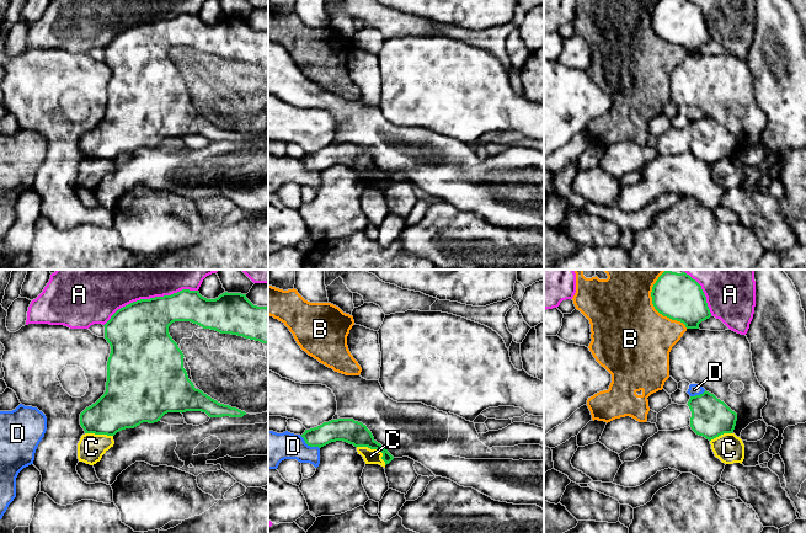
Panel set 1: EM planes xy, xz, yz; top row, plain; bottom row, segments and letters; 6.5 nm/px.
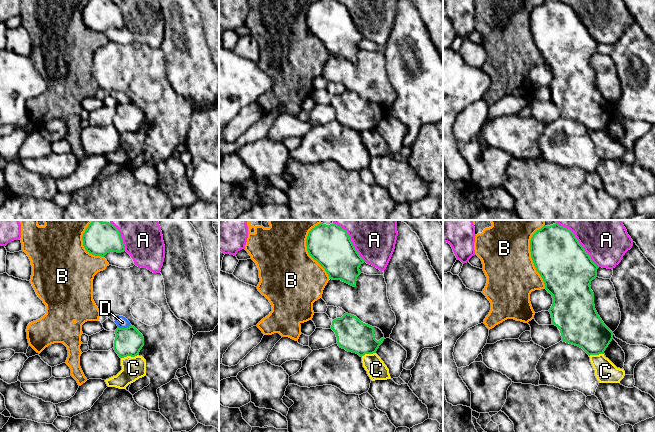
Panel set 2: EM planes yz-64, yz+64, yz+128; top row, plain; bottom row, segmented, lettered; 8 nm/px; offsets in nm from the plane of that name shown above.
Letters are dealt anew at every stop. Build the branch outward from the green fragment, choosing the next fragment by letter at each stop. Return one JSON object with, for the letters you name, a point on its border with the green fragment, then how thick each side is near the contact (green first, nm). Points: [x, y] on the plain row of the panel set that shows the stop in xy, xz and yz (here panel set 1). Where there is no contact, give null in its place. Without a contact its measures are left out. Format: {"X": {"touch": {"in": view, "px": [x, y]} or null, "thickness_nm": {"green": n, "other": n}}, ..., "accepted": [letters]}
{"accepted": []}

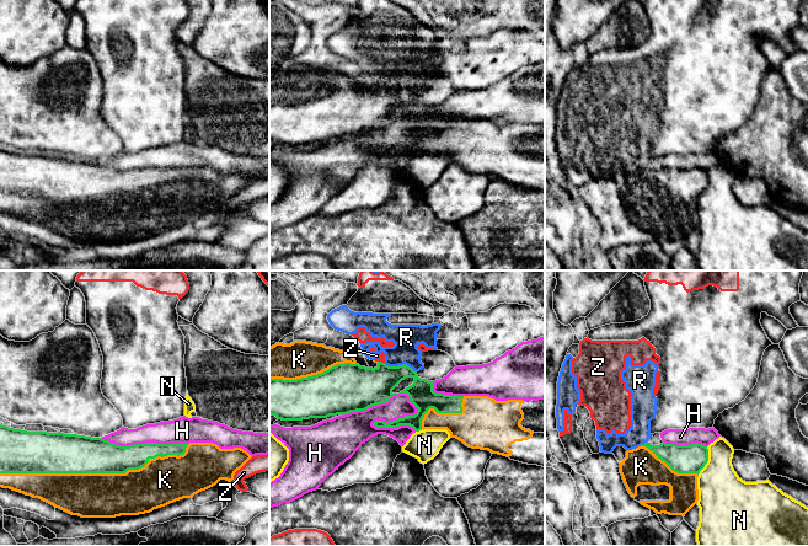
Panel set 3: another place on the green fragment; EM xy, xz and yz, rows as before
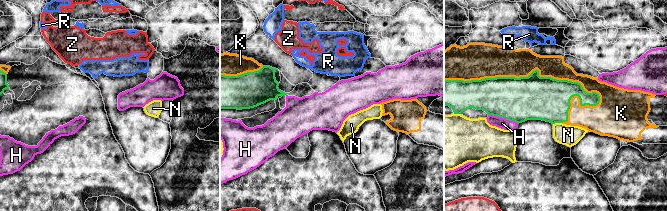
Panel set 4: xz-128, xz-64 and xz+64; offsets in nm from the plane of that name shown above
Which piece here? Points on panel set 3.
{"K": {"touch": {"in": "xy", "px": [96, 197]}, "thickness_nm": {"green": 260, "other": 280}}, "accepted": ["K"]}

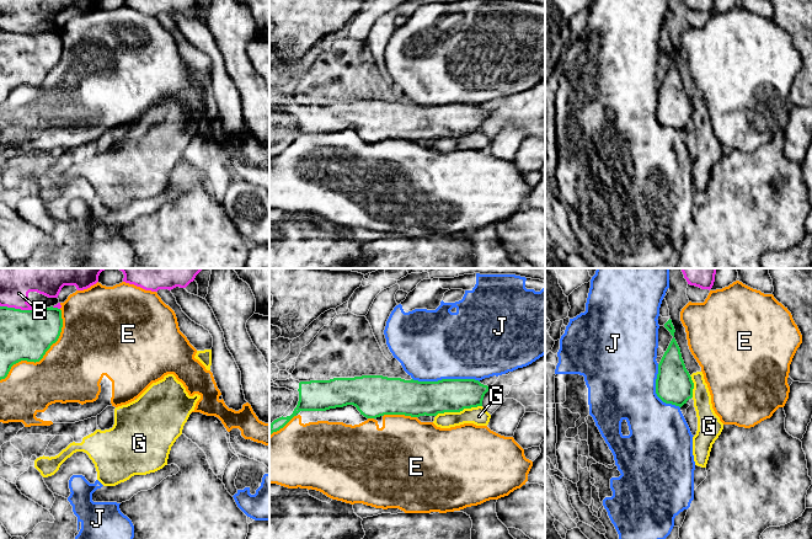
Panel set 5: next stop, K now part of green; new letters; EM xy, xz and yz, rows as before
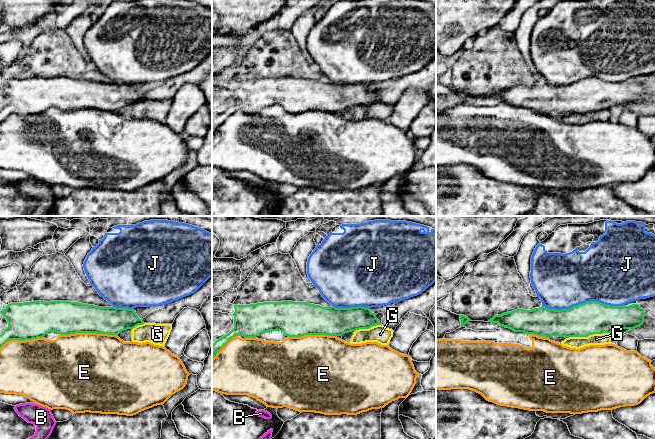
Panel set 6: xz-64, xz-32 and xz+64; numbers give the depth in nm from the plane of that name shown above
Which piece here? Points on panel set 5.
{"accepted": []}

